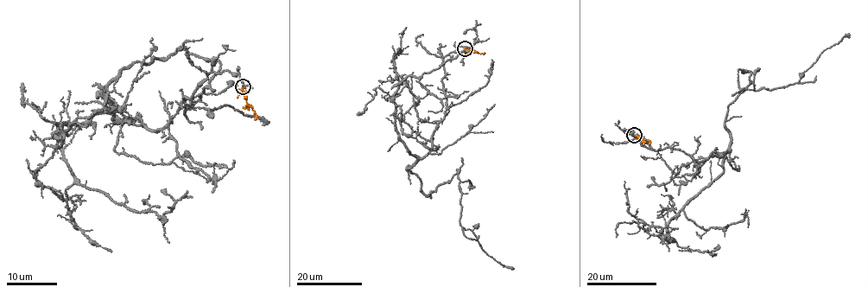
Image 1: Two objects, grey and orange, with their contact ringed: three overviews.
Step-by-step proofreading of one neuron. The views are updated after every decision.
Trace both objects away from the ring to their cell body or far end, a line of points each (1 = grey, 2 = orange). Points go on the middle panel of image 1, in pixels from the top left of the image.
1: (465, 47), (443, 58), (446, 114), (429, 151), (407, 168), (430, 196), (458, 169), (461, 226), (514, 269)
2: (465, 47), (484, 53)

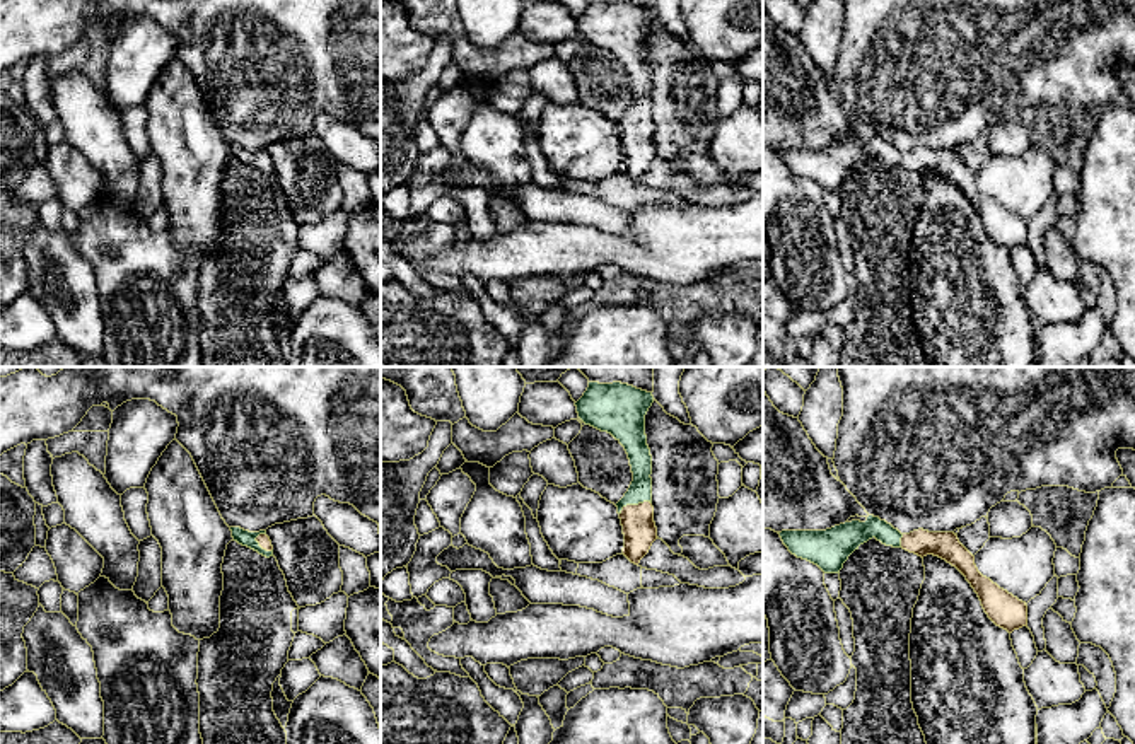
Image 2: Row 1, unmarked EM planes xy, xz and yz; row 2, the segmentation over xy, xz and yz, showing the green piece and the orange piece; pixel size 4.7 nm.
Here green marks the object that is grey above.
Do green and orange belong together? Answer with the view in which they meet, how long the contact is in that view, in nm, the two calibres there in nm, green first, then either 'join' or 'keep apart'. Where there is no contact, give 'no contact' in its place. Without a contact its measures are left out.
xz | 160 nm | 110/160 nm | join

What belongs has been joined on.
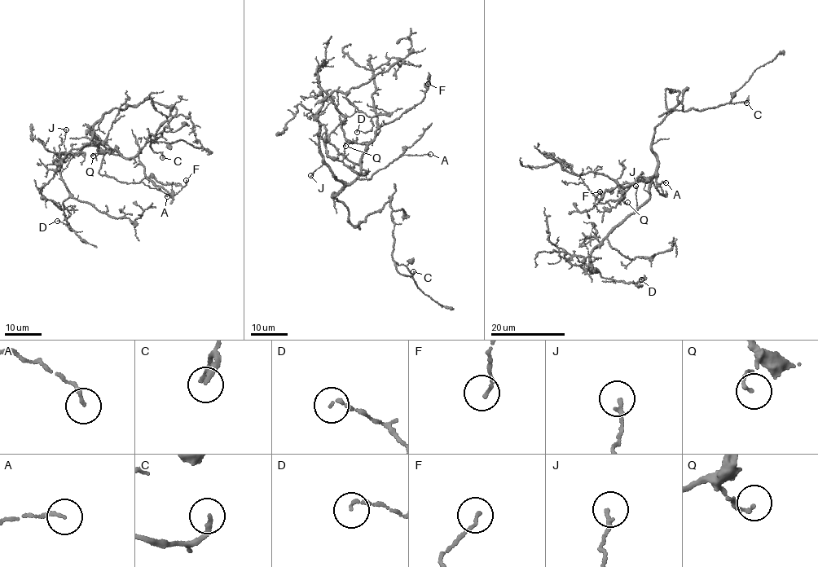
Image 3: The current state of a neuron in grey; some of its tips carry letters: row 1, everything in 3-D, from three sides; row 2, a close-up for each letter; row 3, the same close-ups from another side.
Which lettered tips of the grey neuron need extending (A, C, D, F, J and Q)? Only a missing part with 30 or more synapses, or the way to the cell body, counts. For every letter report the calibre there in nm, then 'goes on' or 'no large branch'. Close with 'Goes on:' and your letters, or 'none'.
A: 130 nm | no large branch
C: 200 nm | goes on
D: 100 nm | no large branch
F: 110 nm | no large branch
J: 150 nm | no large branch
Q: 110 nm | no large branch
Goes on: C

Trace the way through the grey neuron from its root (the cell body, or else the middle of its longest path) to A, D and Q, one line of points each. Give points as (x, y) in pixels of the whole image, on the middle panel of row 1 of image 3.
A: (333, 194), (333, 196), (358, 178), (367, 180), (402, 156), (430, 154)
D: (333, 194), (344, 186), (324, 164), (317, 119), (333, 91), (346, 93), (371, 118), (371, 129), (357, 132)
Q: (333, 194), (333, 196), (358, 176), (366, 147), (365, 145), (349, 141), (344, 143), (345, 146)

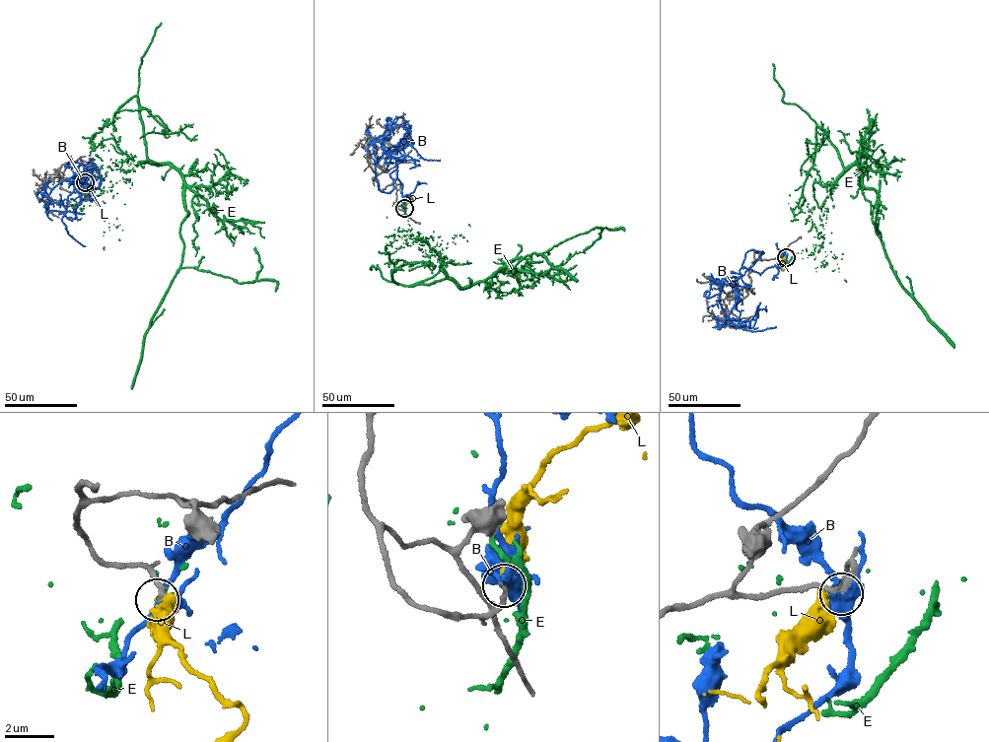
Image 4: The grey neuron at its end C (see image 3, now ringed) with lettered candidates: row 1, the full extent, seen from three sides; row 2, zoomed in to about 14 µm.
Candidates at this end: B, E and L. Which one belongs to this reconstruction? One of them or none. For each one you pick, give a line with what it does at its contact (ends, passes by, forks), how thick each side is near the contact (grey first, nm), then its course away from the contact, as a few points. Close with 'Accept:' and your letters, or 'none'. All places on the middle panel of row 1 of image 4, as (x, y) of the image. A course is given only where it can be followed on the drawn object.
L: it ends there; 200 nm thick on the grey side, 240 nm on the other
Accept: L

